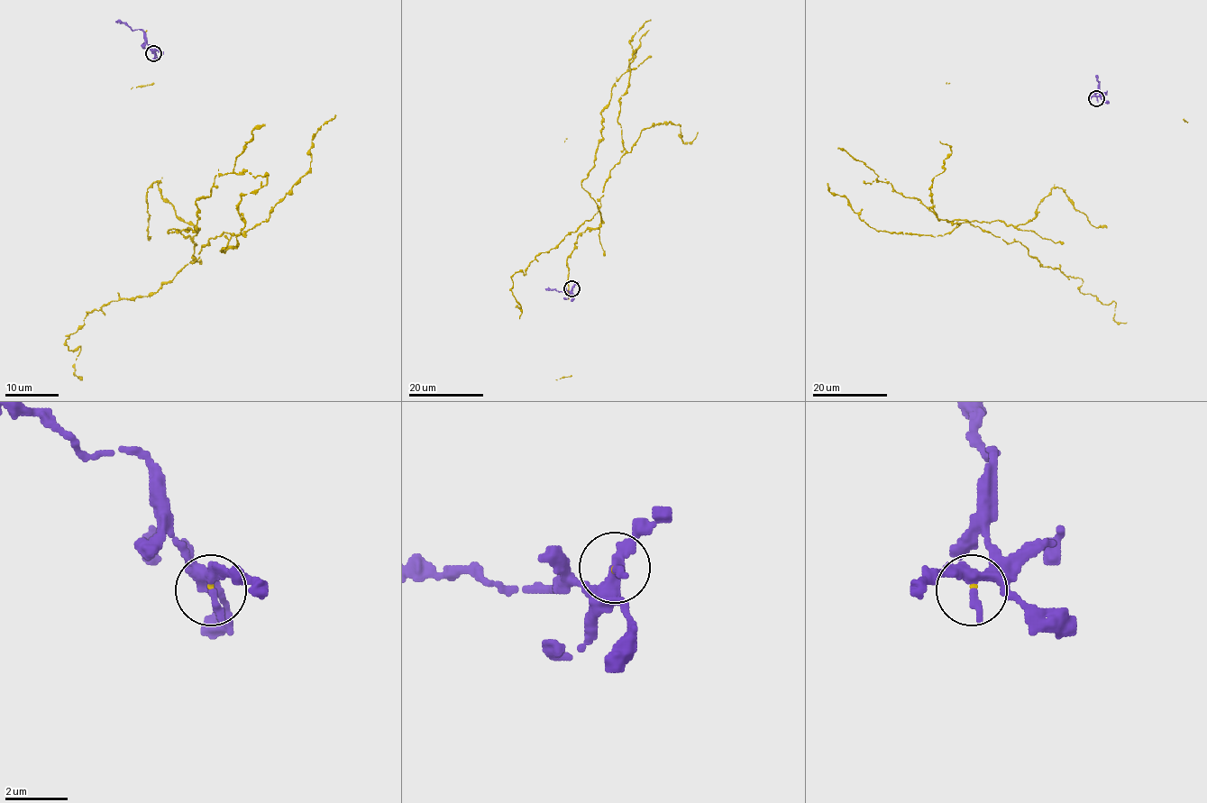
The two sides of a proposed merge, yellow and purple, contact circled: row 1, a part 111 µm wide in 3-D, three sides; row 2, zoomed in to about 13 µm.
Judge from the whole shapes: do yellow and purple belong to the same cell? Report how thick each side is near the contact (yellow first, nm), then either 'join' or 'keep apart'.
calibres 70 and 320 nm; join

